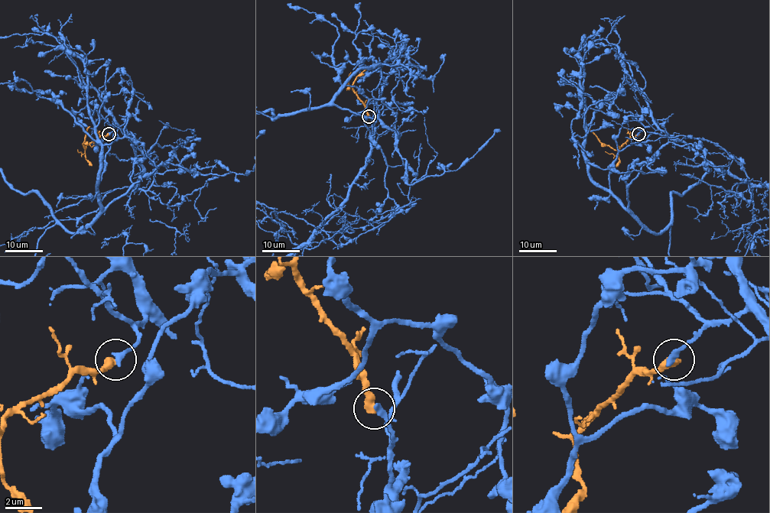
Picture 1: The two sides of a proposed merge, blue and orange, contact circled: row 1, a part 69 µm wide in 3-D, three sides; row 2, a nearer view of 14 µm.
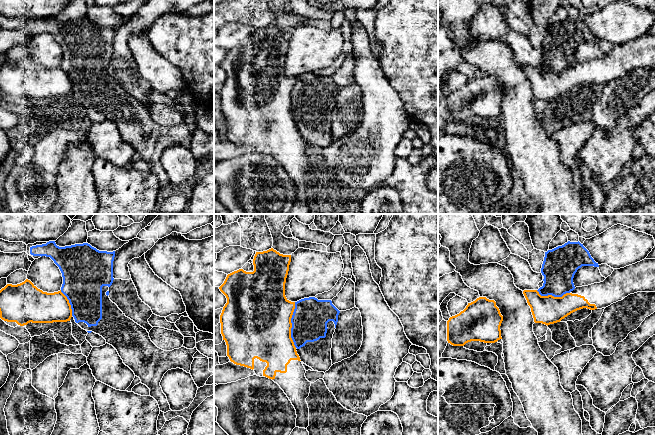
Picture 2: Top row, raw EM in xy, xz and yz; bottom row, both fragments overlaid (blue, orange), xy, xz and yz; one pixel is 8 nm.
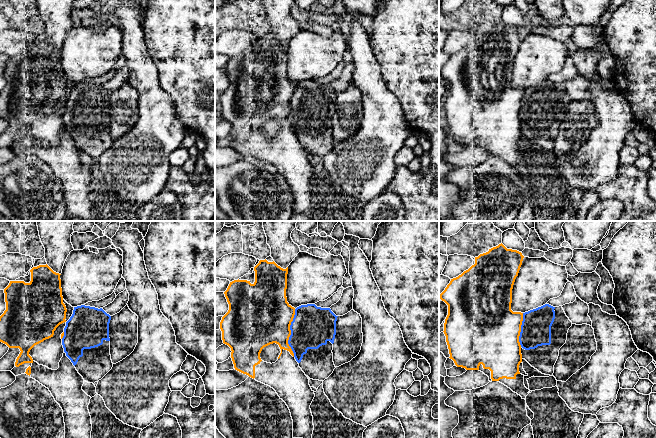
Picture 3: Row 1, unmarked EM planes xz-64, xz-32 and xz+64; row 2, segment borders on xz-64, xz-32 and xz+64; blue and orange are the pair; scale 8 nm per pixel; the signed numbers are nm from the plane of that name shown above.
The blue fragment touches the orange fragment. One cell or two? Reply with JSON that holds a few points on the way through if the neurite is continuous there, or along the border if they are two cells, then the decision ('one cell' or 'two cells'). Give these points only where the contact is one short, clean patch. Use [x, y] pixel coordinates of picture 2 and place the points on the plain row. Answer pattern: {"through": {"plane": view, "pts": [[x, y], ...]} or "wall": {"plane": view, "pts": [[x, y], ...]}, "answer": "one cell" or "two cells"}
{"wall": {"plane": "xz", "pts": [[294, 78], [294, 87], [291, 94], [291, 115], [296, 123]]}, "answer": "two cells"}

